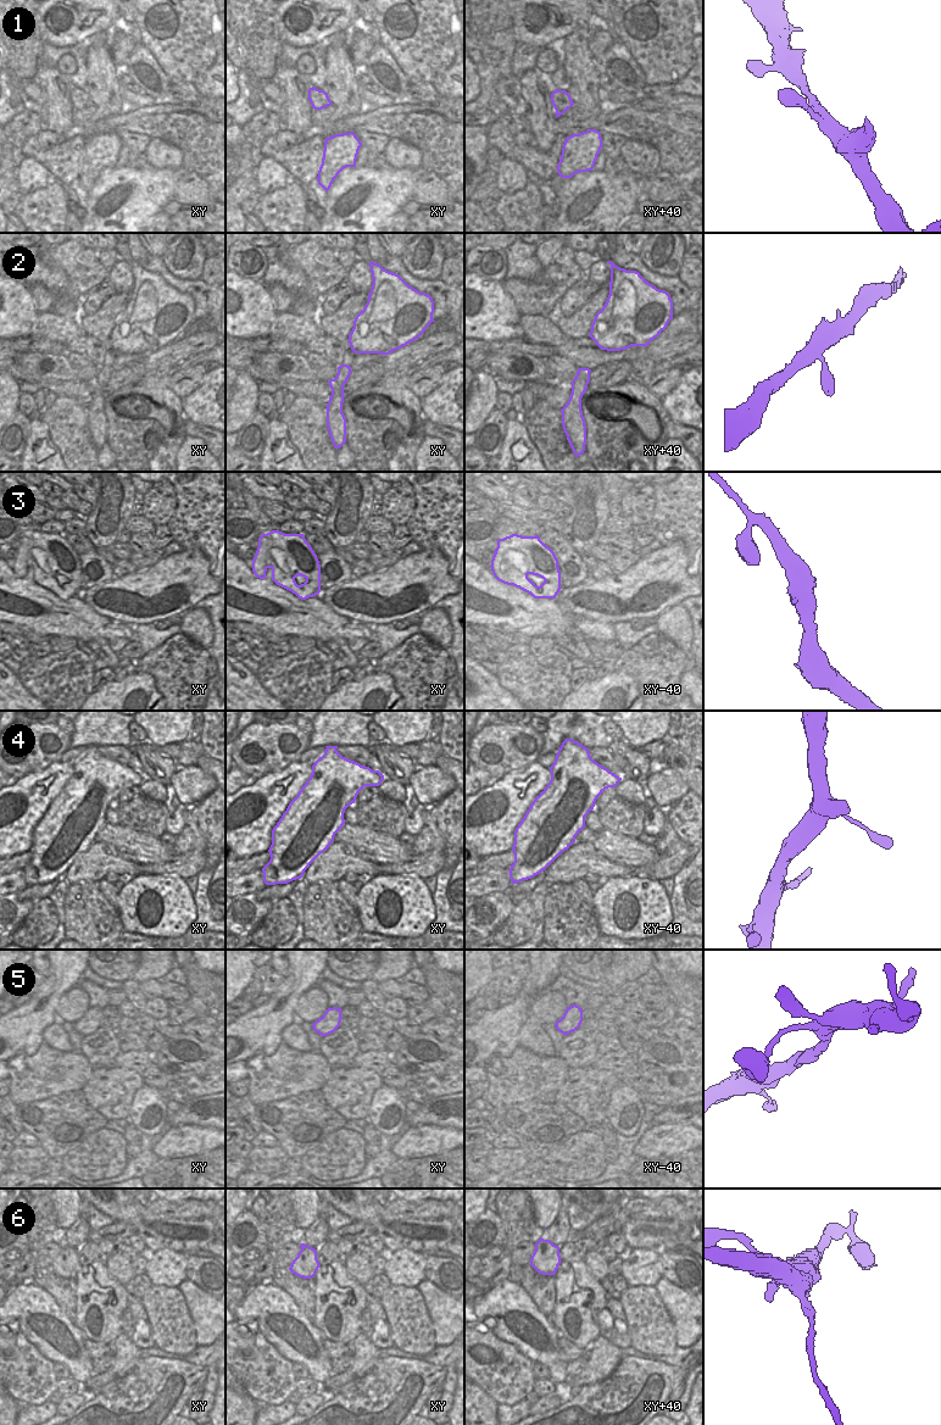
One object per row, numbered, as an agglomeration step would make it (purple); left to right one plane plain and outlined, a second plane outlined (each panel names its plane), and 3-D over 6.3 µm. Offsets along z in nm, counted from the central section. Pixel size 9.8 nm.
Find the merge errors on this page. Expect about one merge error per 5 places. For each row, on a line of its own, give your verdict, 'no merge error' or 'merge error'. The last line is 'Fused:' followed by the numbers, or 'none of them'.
1: no merge error
2: no merge error
3: no merge error
4: no merge error
5: no merge error
6: merge error
Fused: 6

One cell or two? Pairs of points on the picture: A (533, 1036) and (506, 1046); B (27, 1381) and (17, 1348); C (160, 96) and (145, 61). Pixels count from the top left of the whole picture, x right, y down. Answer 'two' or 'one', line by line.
A: two
B: one
C: one

